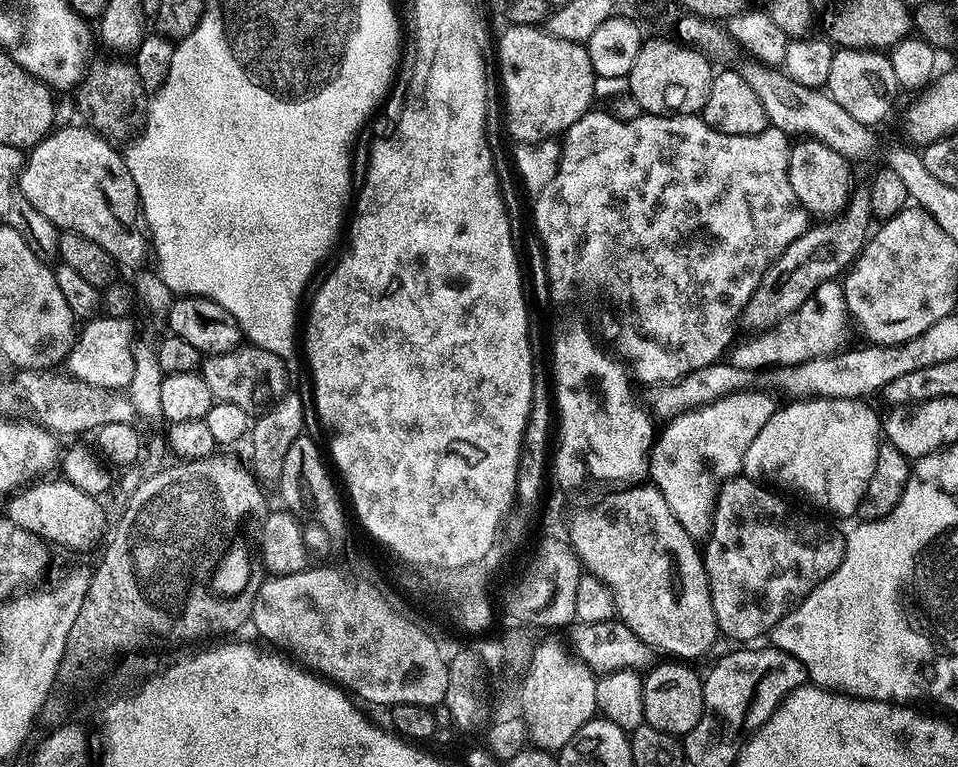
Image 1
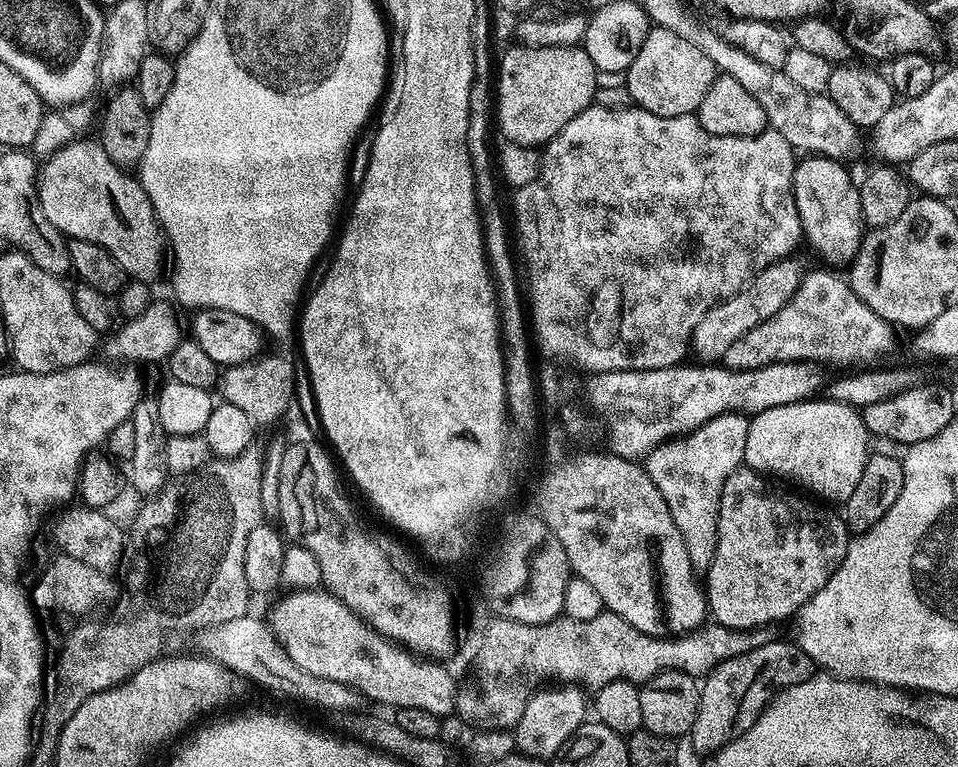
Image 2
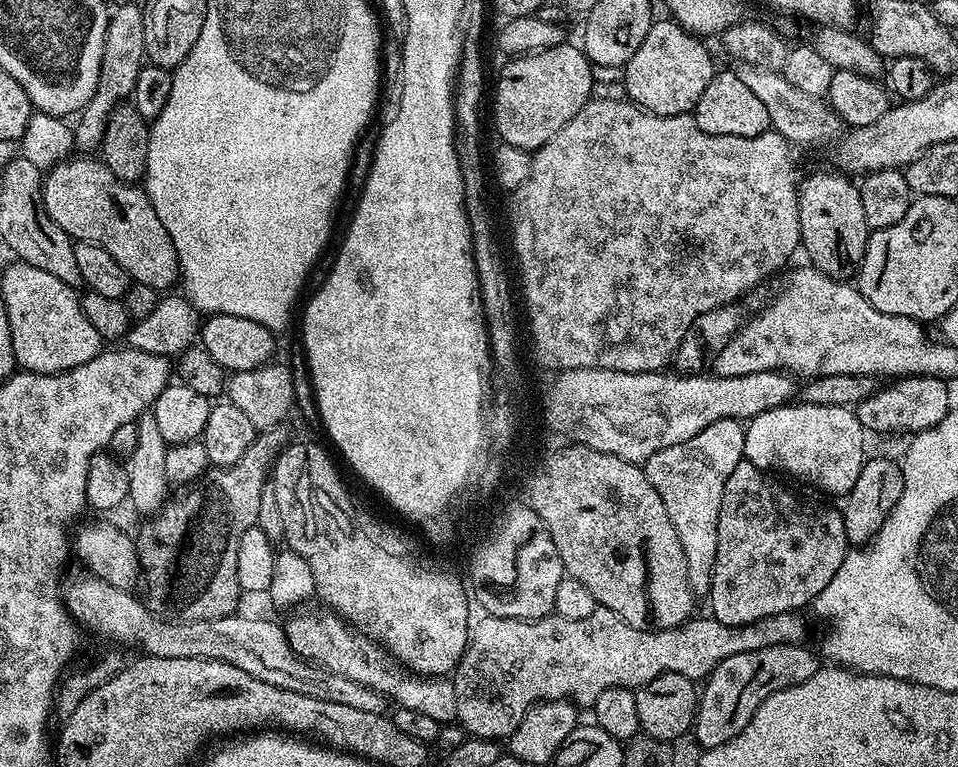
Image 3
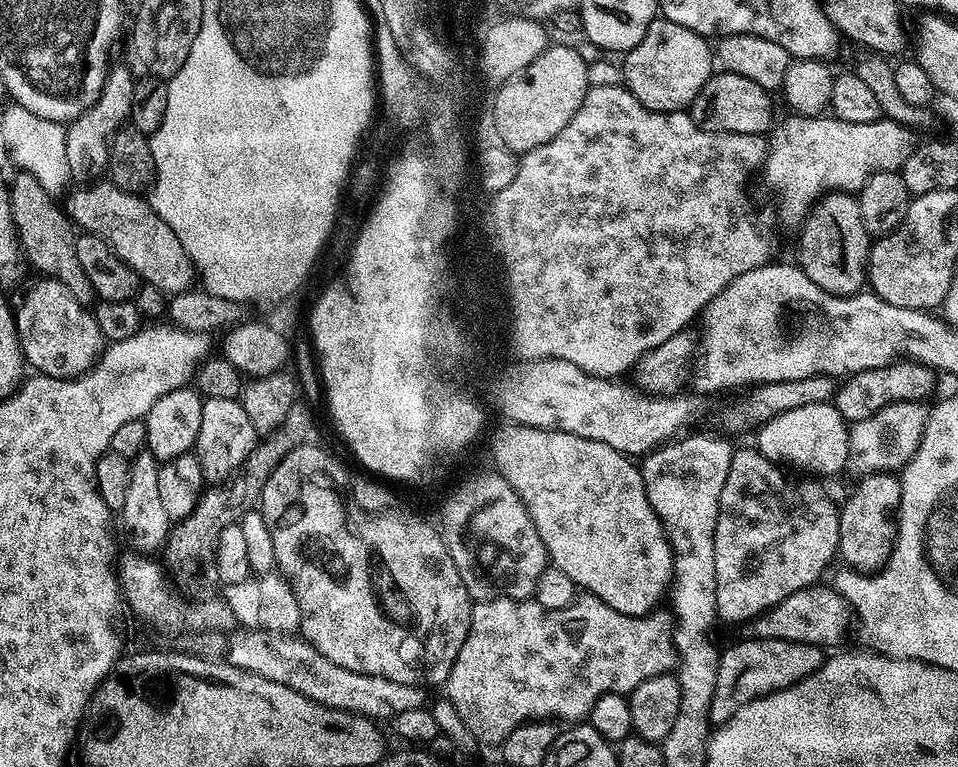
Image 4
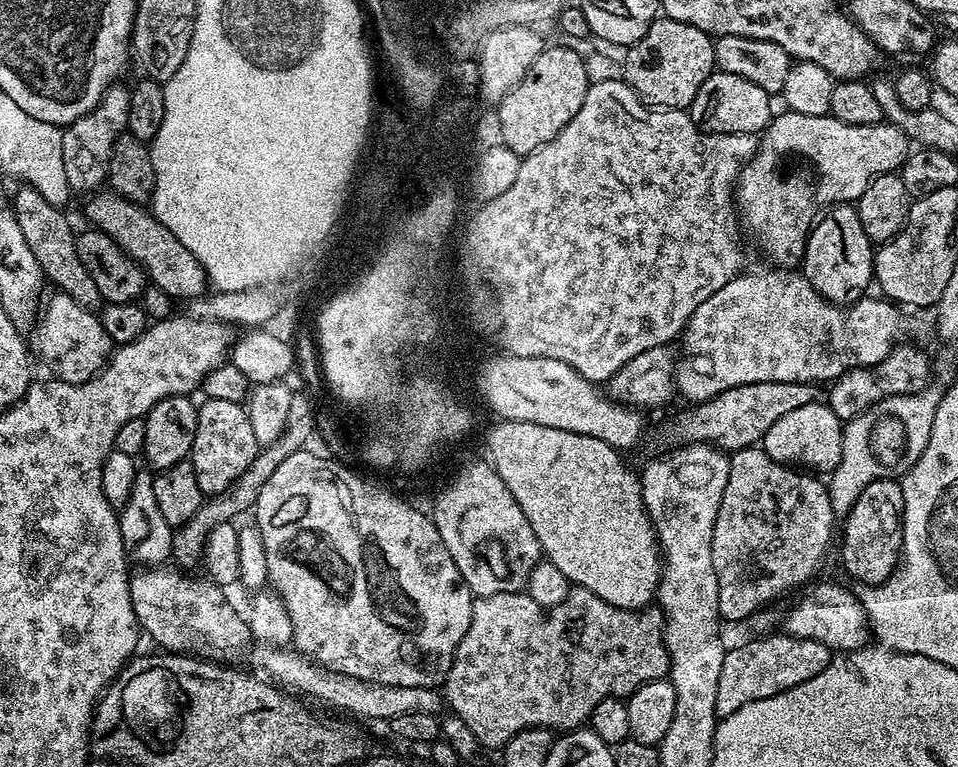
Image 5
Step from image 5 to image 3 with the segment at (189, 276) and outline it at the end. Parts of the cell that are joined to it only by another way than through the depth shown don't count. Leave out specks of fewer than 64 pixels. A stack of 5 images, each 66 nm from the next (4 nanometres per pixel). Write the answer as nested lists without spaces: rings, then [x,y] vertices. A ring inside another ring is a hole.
[[[92,154],[76,155],[80,156],[73,155],[53,164],[43,177],[44,208],[50,218],[54,218],[54,222],[58,222],[58,226],[62,226],[62,230],[66,230],[66,234],[71,236],[73,241],[85,240],[91,244],[101,244],[106,254],[110,254],[110,258],[114,258],[114,262],[118,262],[118,266],[122,266],[122,270],[126,270],[135,283],[145,284],[157,290],[170,287],[175,280],[177,283],[182,276],[180,263],[172,240],[166,234],[166,226],[162,226],[147,191],[135,183],[119,180],[105,166],[103,159],[96,157],[95,160],[92,157],[95,155]]]

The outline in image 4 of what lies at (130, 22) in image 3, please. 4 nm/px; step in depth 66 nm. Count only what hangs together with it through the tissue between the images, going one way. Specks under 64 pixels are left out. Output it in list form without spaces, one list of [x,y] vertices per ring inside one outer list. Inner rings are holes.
[[[113,63],[108,69],[99,98],[67,125],[66,162],[73,177],[96,178],[107,169],[112,135],[129,123],[137,79],[137,73],[132,73],[126,65]]]

